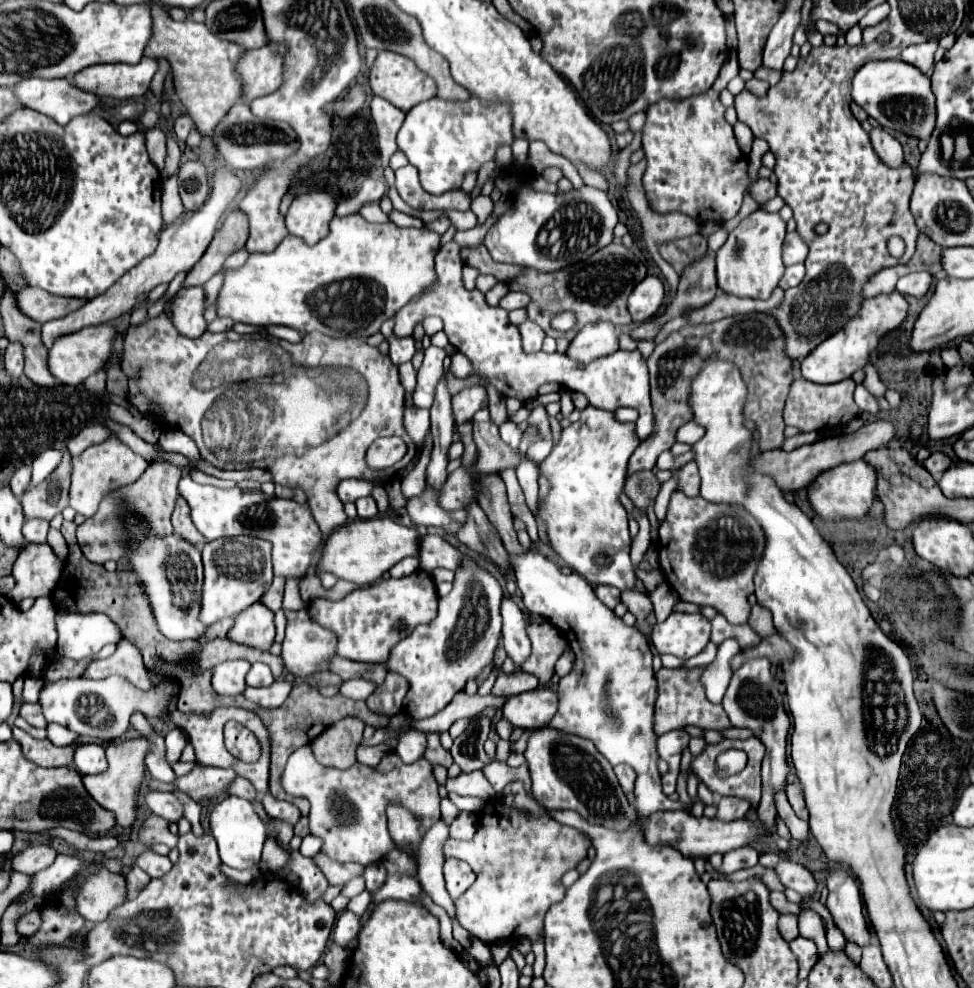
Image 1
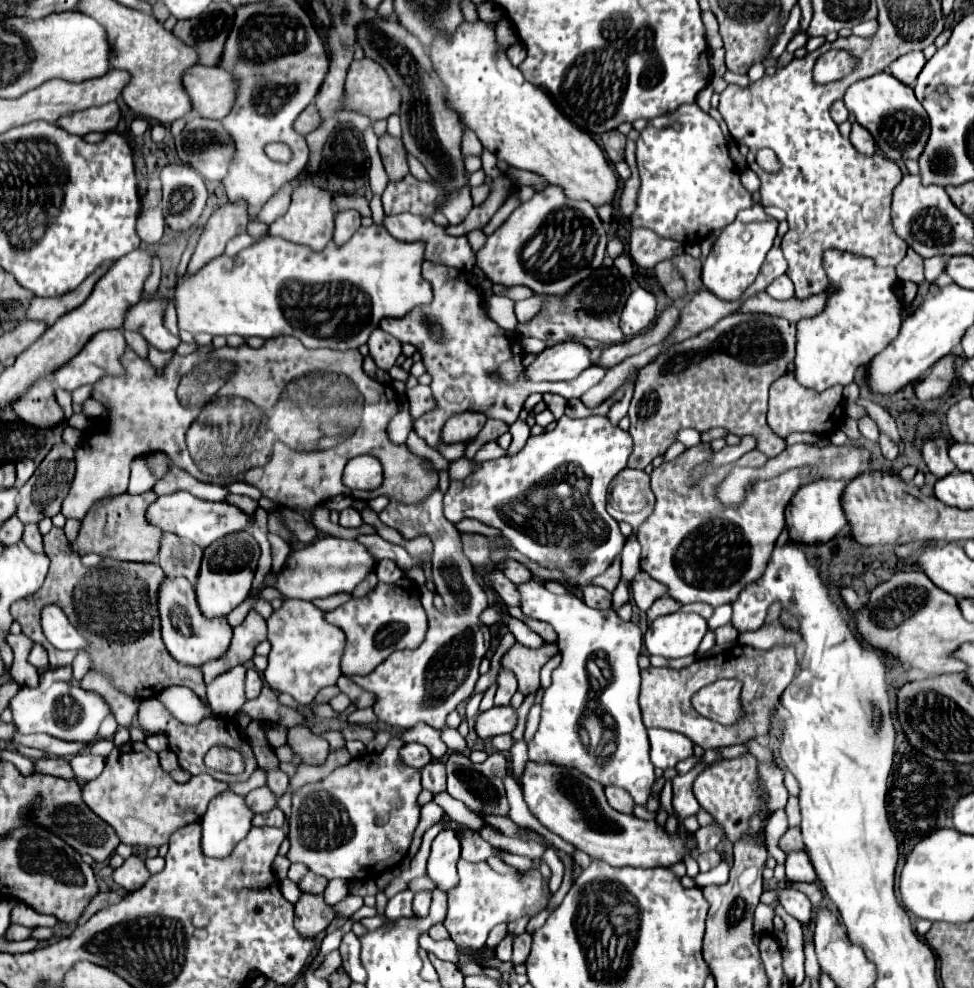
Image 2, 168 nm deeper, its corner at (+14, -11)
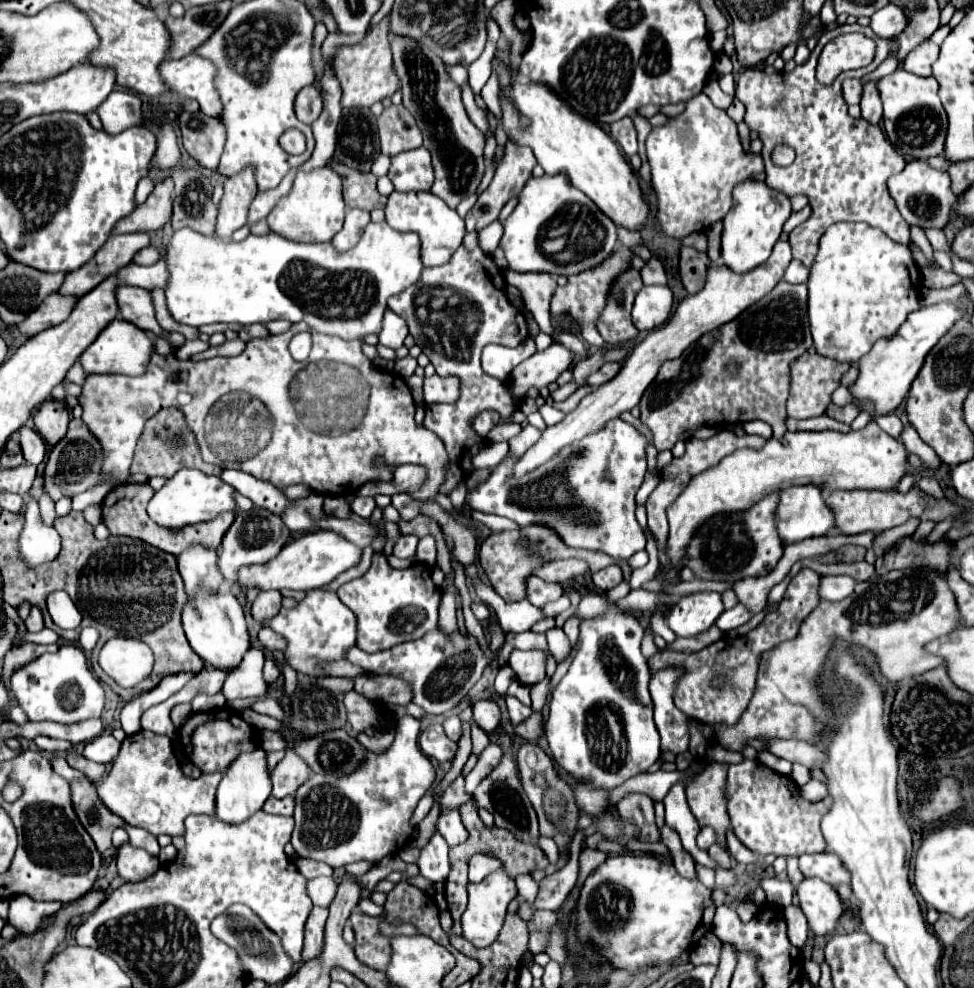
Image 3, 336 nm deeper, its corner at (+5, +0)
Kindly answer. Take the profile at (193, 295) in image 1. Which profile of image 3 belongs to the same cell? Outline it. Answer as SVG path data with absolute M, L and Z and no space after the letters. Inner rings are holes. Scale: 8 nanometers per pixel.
M121 285L117 289L117 305L119 305L119 315L125 321L137 325L143 331L151 331L157 337L167 337L167 333L161 329L161 325L155 319L153 299L147 289Z

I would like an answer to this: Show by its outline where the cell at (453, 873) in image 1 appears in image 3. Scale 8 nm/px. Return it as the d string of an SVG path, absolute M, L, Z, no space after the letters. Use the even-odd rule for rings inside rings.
M443 811L439 817L439 833L447 841L449 847L455 847L459 843L467 841L467 829L461 823L459 811Z

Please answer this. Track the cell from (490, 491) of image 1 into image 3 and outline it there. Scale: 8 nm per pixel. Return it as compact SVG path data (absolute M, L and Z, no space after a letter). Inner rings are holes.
M565 559L565 561L547 561L541 567L533 571L535 577L541 577L543 581L555 581L555 583L569 583L571 579L587 573L589 567L585 561L579 559Z

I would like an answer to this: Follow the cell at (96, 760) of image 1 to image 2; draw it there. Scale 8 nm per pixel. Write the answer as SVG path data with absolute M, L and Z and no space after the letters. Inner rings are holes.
M82 752L82 754L76 754L74 758L70 758L70 766L76 772L80 784L94 780L102 772L104 762L106 762L104 756L92 756L90 752Z

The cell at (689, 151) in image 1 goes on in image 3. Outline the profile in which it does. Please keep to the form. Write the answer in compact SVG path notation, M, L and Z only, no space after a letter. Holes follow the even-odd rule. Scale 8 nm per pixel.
M705 93L689 99L685 103L685 111L671 117L665 125L653 127L647 137L647 159L657 195L657 219L661 221L663 231L673 239L683 239L689 233L709 229L713 223L721 221L733 205L733 187L745 181L751 173L763 171L761 155L751 155L741 147L737 124L723 109L717 109Z

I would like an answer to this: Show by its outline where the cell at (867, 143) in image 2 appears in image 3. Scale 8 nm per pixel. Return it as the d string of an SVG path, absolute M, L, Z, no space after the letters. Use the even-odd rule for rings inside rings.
M867 83L863 89L863 99L861 99L861 117L871 123L871 125L879 125L883 115L881 109L881 101L879 101L879 93L875 93L875 83Z

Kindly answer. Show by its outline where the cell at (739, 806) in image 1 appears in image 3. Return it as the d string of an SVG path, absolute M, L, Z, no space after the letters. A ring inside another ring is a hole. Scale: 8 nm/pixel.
M703 827L697 835L697 847L707 851L713 843L717 843L717 833L711 829L711 827Z

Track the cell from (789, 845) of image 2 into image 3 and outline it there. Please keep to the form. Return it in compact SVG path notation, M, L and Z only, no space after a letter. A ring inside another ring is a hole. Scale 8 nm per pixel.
M743 759L737 765L729 765L725 795L733 833L747 849L761 855L773 853L781 857L801 857L805 853L825 851L819 823L823 813L831 807L831 797L817 803L805 801L799 787L789 777L763 767L757 759Z

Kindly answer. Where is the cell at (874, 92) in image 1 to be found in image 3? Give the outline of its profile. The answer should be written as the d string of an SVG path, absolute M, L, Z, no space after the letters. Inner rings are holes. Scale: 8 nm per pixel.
M901 65L881 79L877 79L877 91L883 101L883 127L889 141L901 155L913 159L927 159L941 155L947 133L947 115L937 95L937 81L933 77L917 77L905 71Z

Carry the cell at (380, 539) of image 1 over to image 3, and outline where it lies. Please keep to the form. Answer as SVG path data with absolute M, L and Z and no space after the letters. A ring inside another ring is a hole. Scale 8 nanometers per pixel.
M317 529L313 533L305 533L291 543L287 543L281 553L263 563L263 565L251 565L239 573L239 583L245 587L261 587L261 589L297 589L297 591L307 591L307 589L317 589L329 585L339 573L359 565L363 549L347 541L343 535L335 531L323 531Z

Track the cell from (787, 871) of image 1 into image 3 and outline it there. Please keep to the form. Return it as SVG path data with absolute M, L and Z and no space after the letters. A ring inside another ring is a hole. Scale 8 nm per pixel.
M805 877L797 885L797 897L815 937L831 935L837 919L843 913L837 891L821 879Z

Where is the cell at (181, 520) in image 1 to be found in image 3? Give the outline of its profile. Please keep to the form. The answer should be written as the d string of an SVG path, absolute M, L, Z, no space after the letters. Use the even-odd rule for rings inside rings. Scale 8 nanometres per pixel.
M191 545L181 551L177 555L177 567L187 593L193 593L197 585L203 585L203 589L219 589L223 583L217 569L217 553L205 545Z

